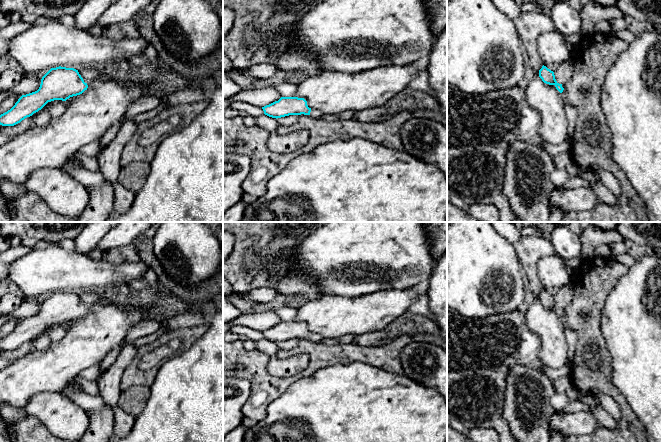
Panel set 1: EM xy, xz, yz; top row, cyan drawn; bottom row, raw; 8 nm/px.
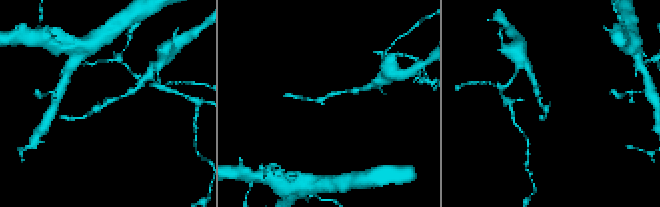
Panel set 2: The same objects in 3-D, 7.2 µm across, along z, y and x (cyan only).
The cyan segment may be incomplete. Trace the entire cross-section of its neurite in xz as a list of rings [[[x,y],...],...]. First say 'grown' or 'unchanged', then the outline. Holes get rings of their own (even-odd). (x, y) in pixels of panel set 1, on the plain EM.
grown | [[[281,321],[269,329],[262,331],[264,338],[272,342],[281,342],[289,339],[309,339],[315,343],[323,342],[324,337],[308,331],[304,322]]]

